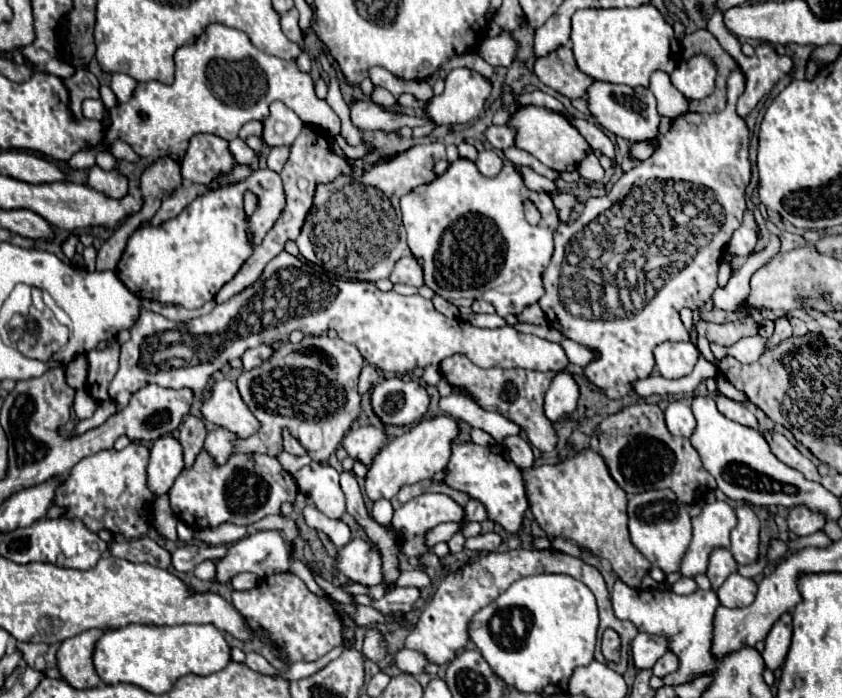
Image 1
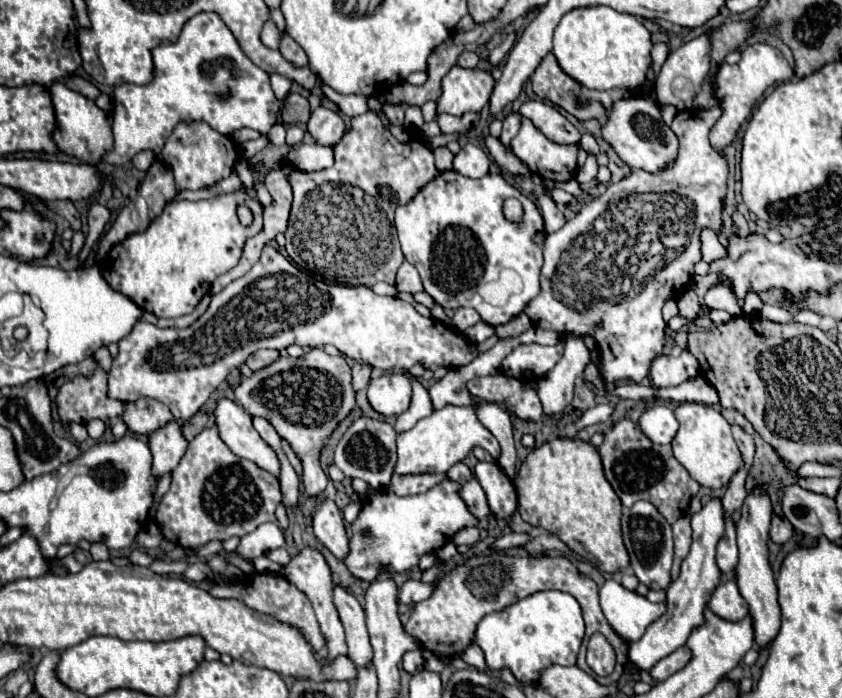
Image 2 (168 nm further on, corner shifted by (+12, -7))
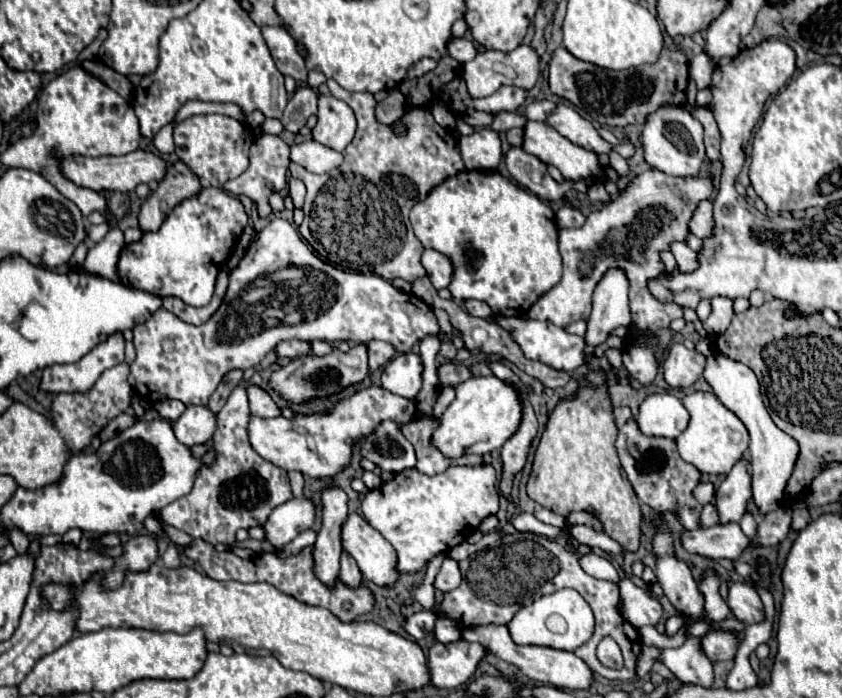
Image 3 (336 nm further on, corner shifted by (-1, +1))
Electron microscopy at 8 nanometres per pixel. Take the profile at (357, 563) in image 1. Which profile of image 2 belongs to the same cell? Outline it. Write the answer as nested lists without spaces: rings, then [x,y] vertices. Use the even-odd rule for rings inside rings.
[[[444,480],[432,490],[414,496],[396,496],[388,490],[376,490],[362,502],[358,518],[352,522],[350,554],[344,560],[348,570],[362,580],[374,580],[382,568],[390,572],[406,572],[418,566],[424,554],[436,552],[452,536],[468,526],[478,526],[478,518],[468,510],[460,496],[460,484]]]

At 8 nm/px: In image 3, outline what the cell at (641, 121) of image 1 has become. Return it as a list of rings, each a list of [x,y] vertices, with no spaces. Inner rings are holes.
[[[661,106],[647,114],[641,130],[641,144],[647,164],[671,176],[697,176],[705,162],[703,126],[683,106]]]

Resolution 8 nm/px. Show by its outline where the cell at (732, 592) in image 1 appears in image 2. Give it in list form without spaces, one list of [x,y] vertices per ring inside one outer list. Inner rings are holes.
[[[722,582],[714,590],[714,594],[708,602],[708,608],[716,616],[720,616],[724,620],[730,620],[730,622],[738,622],[738,620],[748,616],[748,604],[740,596],[740,592],[736,588],[736,582]]]

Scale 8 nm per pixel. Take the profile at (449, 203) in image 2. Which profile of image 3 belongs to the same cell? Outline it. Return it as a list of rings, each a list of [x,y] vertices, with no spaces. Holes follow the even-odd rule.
[[[463,170],[439,186],[411,208],[411,224],[415,236],[425,248],[445,254],[453,264],[453,280],[449,290],[455,300],[483,300],[495,316],[523,316],[533,302],[561,280],[561,256],[557,250],[555,214],[537,194],[521,188],[499,172]]]

